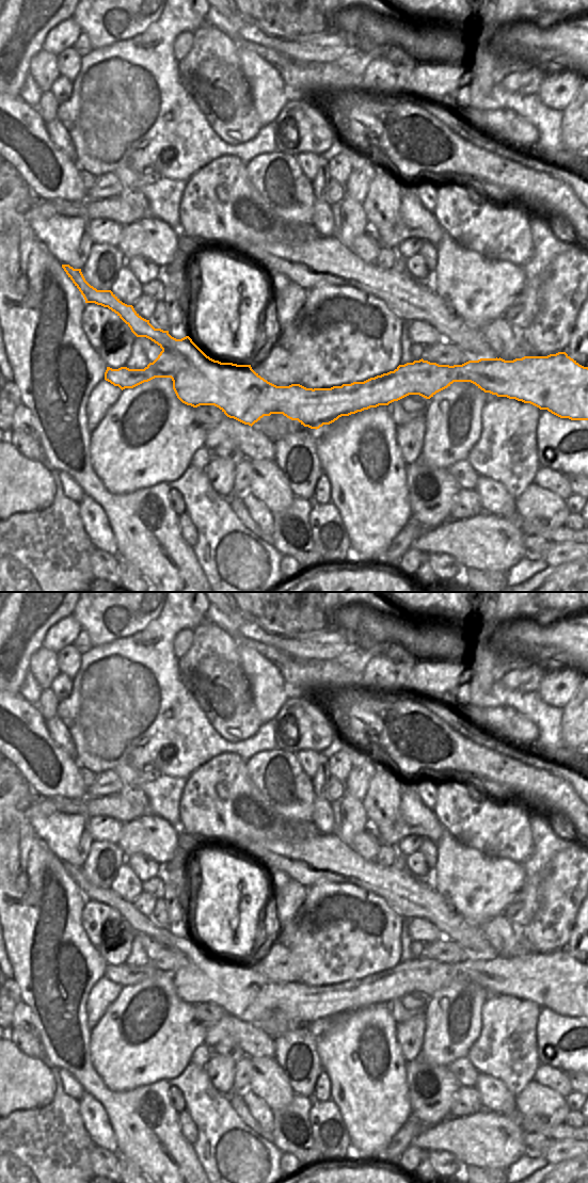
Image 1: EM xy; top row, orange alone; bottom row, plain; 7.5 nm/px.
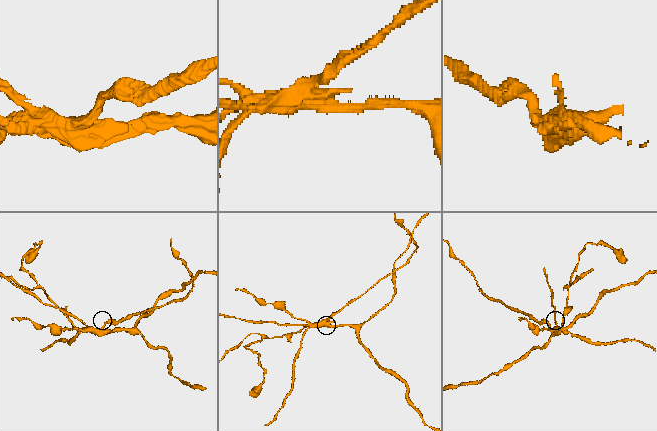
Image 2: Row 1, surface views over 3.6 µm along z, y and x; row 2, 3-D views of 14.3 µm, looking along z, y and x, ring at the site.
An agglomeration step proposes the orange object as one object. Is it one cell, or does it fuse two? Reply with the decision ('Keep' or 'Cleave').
Cleave

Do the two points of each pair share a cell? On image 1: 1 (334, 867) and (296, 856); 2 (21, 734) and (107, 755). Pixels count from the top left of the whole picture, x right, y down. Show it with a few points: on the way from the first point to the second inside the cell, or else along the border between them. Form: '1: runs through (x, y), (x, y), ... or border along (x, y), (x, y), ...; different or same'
1: runs through (324, 860), (305, 860); same
2: border along (74, 757), (81, 767); different

